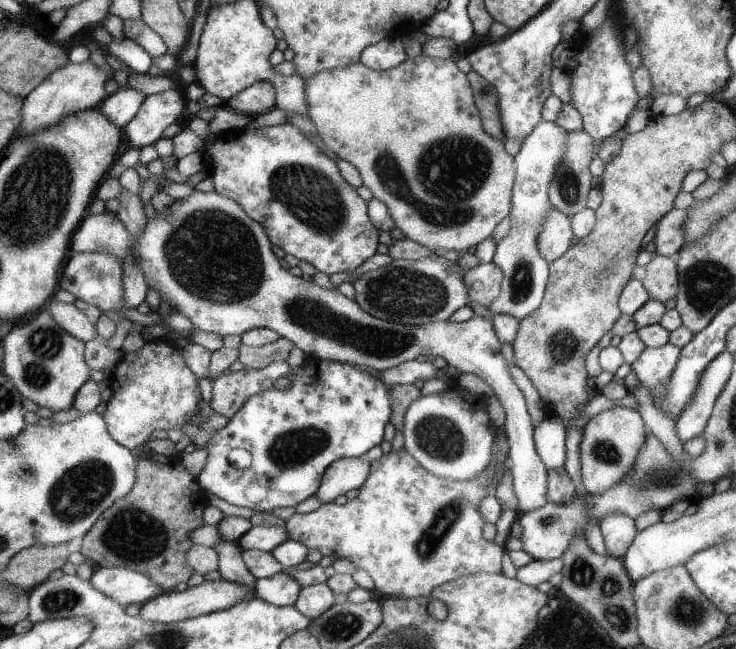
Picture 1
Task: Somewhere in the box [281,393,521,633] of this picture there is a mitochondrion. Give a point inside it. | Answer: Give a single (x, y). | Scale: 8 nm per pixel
(438, 437)

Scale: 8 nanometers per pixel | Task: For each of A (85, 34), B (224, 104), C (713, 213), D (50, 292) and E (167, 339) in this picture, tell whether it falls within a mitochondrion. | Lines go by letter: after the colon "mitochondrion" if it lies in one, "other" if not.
A: other
B: other
C: mitochondrion
D: other
E: other

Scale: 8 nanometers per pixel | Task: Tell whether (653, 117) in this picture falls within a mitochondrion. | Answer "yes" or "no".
no

